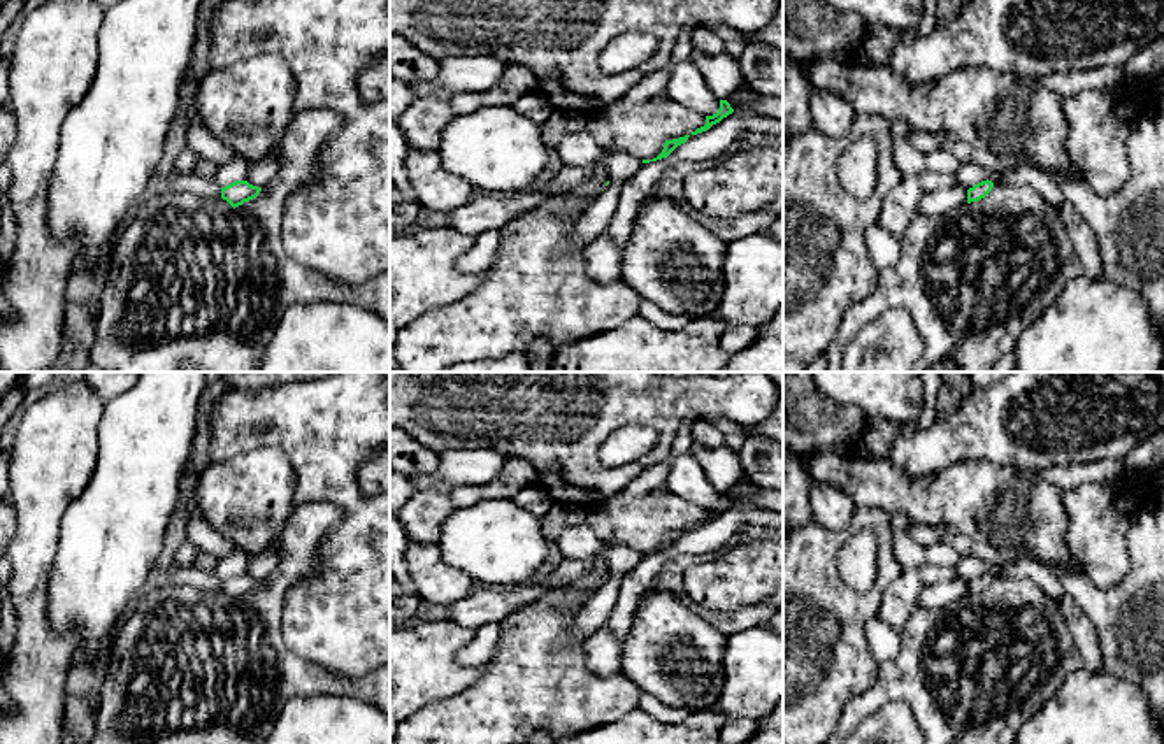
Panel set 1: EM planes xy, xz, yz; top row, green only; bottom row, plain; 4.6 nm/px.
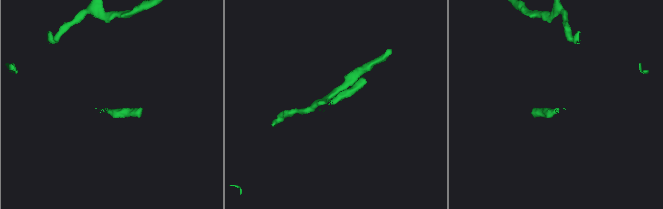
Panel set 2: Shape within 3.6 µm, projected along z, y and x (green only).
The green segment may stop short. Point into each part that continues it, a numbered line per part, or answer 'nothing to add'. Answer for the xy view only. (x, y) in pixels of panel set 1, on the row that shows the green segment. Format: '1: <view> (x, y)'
nothing to add

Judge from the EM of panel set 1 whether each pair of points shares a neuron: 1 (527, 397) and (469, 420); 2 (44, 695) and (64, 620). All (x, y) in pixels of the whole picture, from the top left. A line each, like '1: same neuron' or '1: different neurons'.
1: same neuron
2: different neurons

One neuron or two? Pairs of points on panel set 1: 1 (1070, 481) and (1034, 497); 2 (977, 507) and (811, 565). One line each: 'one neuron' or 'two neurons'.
1: two neurons
2: two neurons

